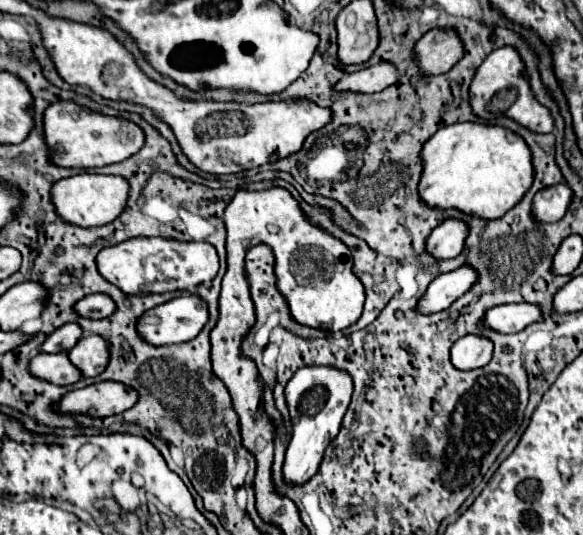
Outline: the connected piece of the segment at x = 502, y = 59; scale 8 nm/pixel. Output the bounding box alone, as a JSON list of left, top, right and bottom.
[468,46,554,134]

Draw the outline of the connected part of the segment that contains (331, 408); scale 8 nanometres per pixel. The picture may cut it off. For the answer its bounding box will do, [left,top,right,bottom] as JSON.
[282,366,352,486]

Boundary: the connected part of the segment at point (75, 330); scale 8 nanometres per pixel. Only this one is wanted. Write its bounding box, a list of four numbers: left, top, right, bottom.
[40,324,82,354]

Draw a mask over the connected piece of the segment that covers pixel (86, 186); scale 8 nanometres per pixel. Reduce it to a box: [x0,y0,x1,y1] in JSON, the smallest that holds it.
[50,174,128,228]

